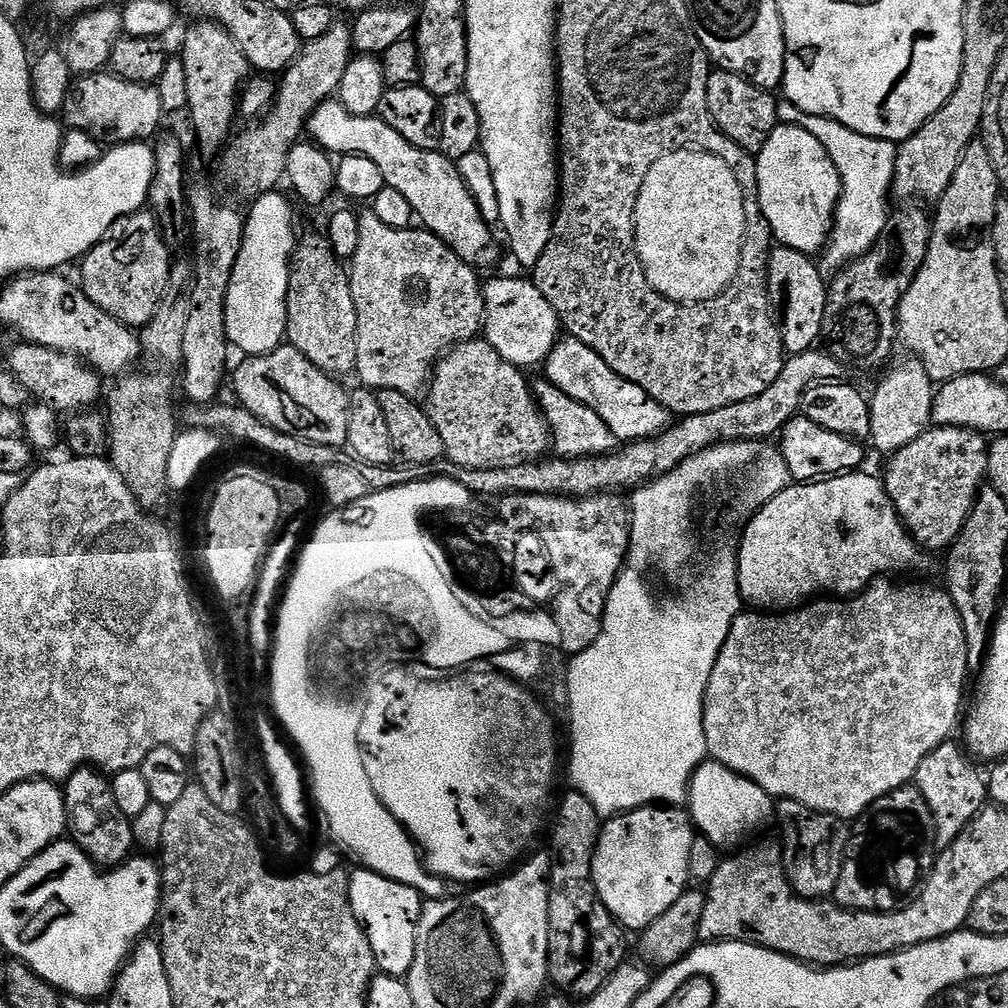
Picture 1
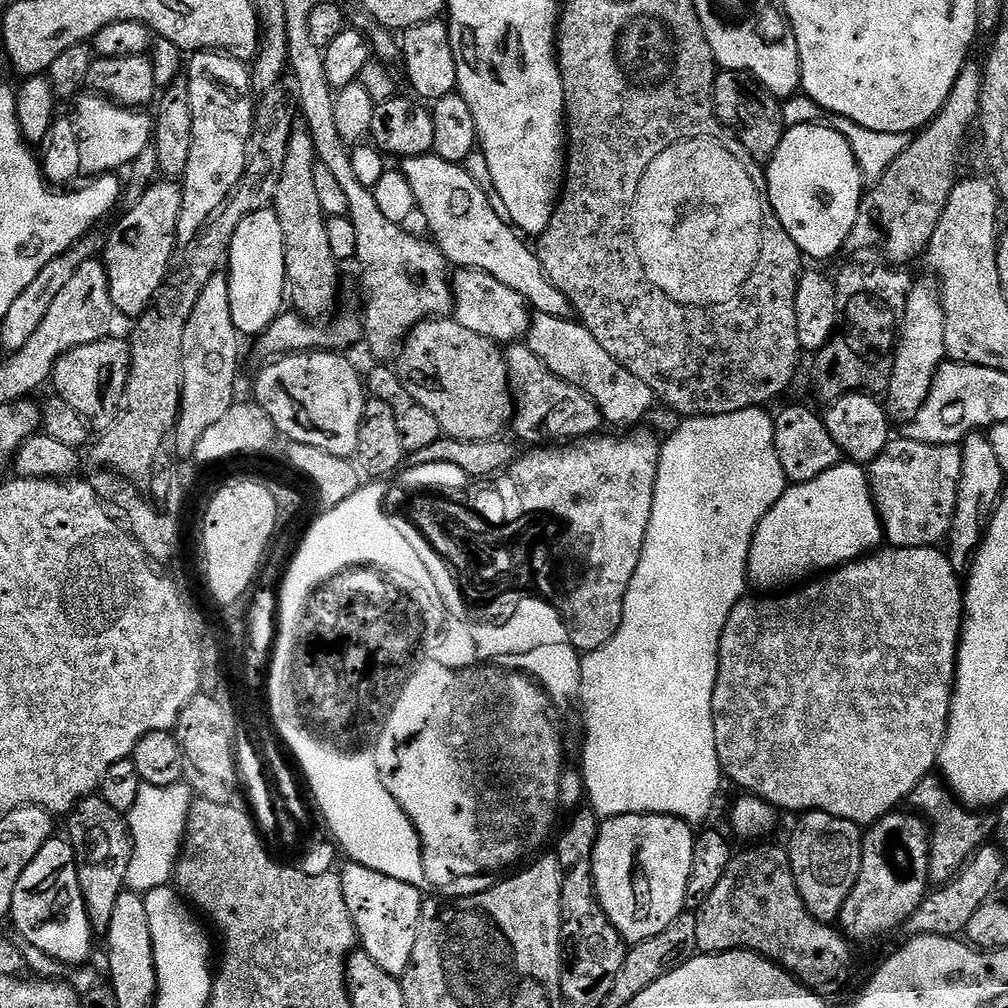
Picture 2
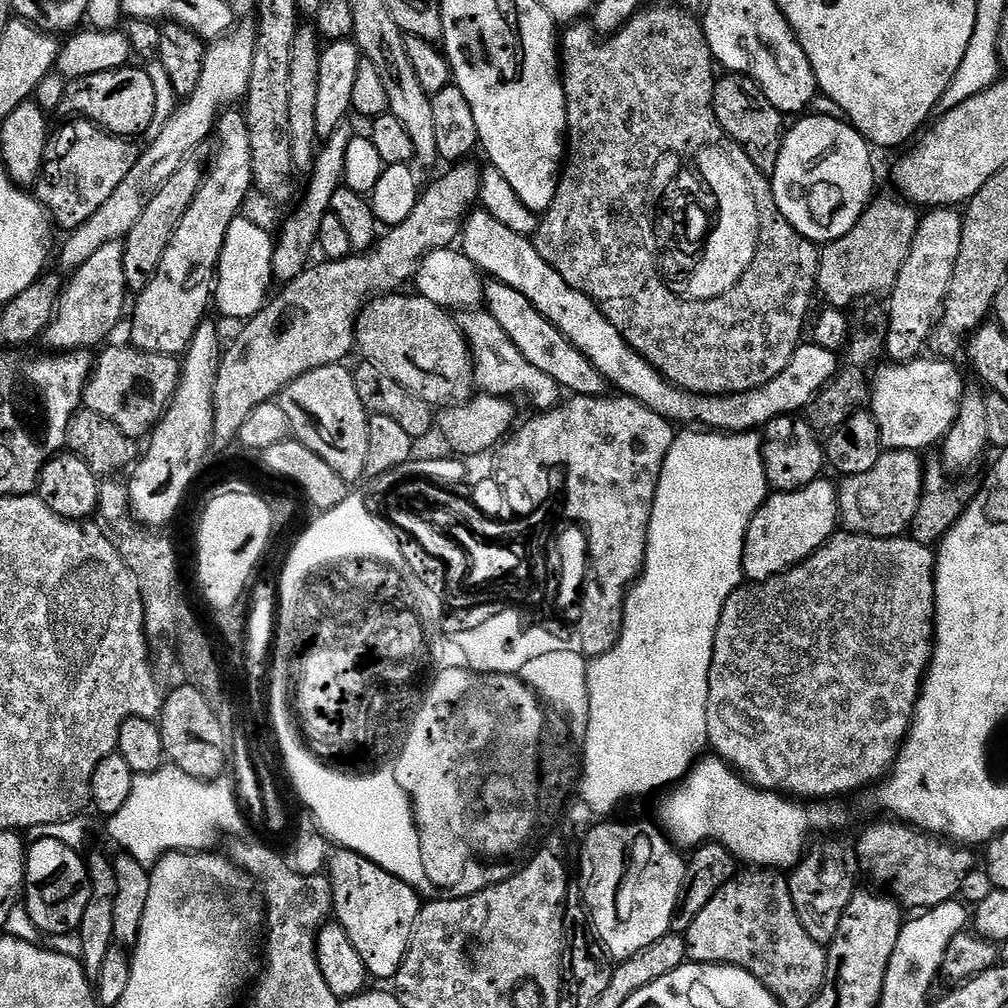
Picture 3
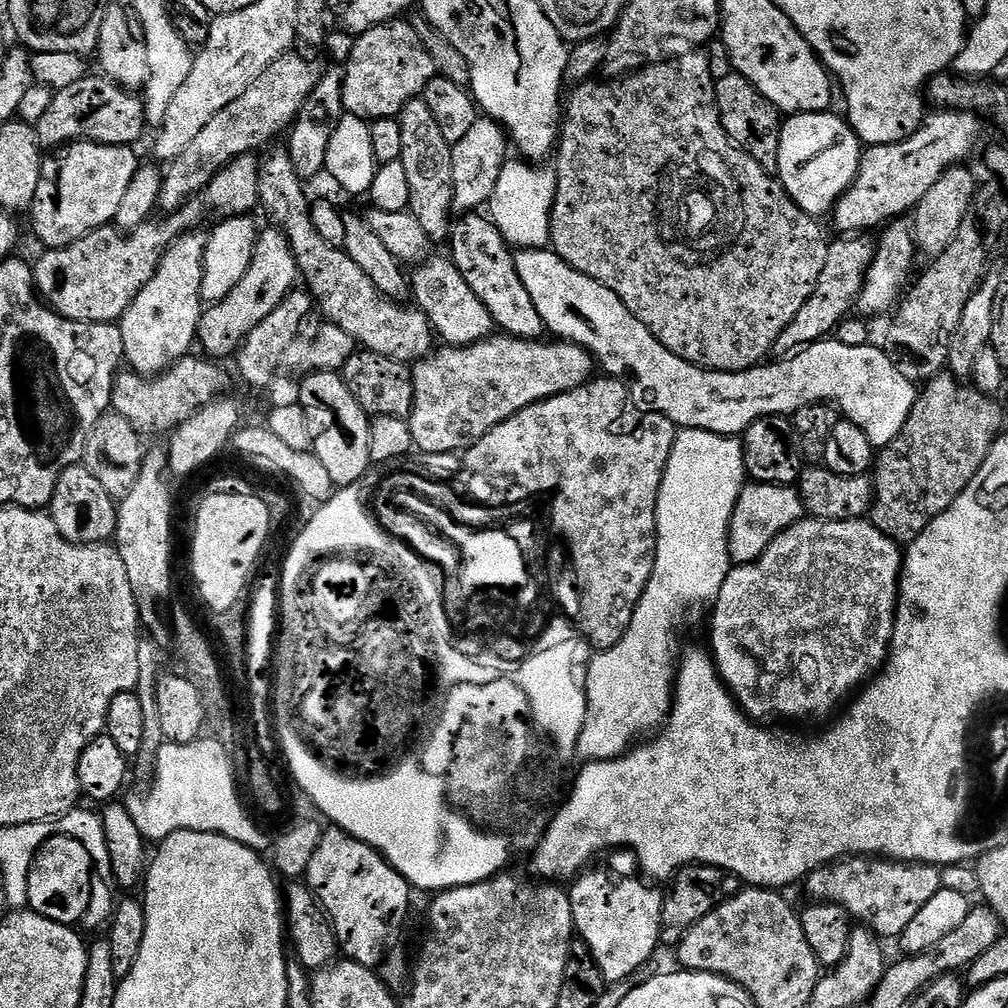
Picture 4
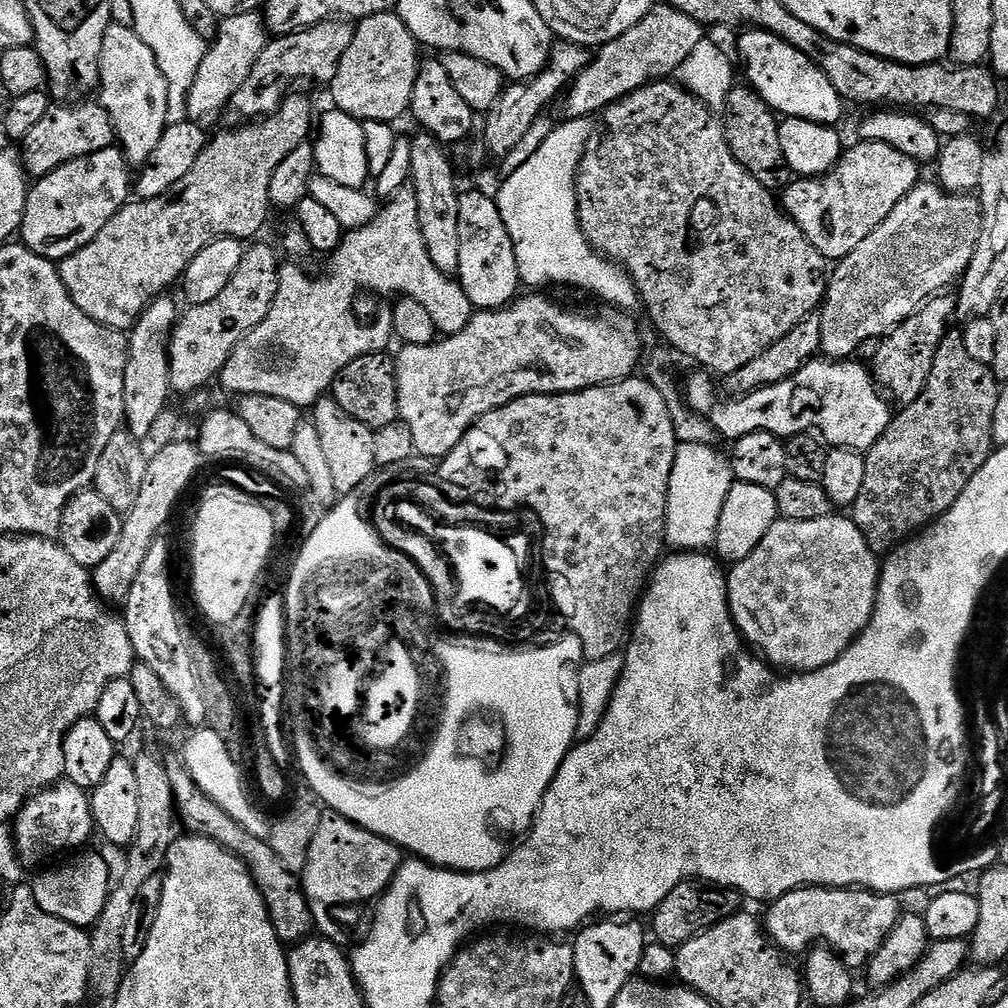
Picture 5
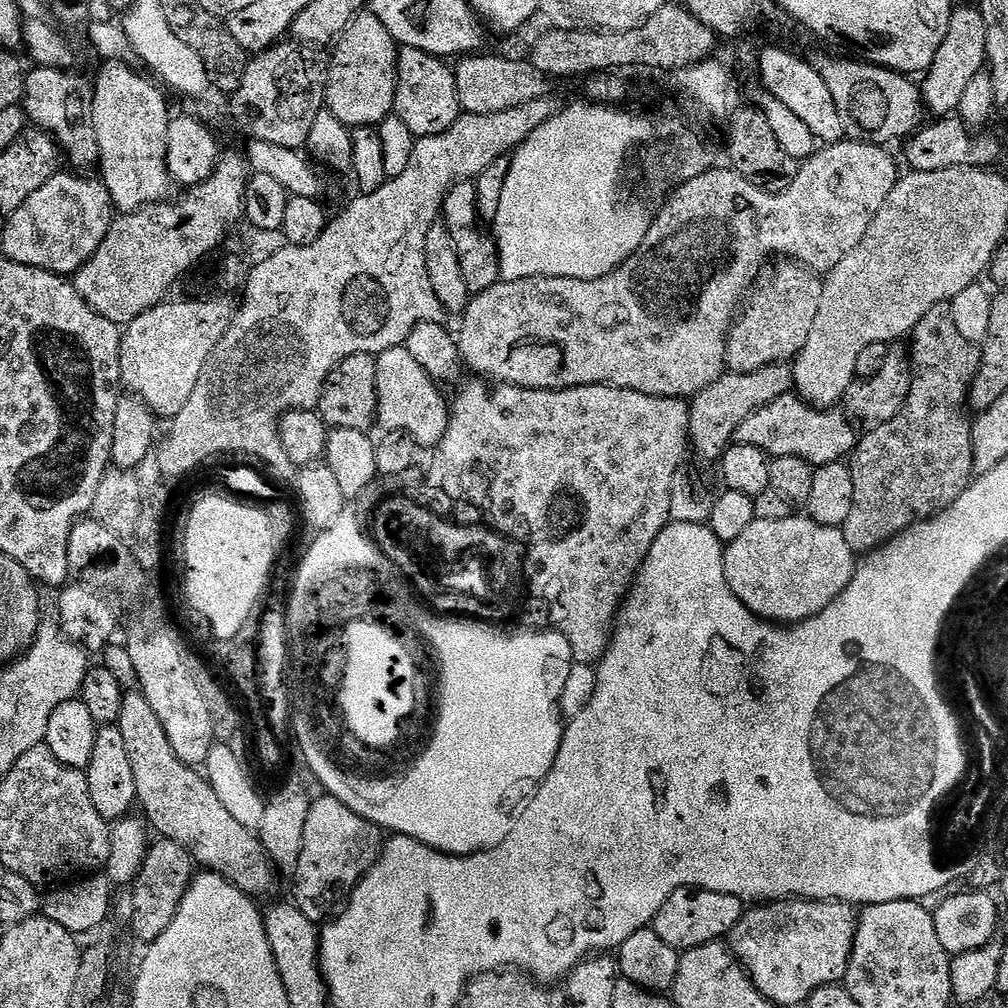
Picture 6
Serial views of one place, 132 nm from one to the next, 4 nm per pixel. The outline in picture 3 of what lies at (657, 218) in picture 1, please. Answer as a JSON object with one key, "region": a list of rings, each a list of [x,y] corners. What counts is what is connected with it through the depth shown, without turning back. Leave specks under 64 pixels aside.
{"region":[[[702,150],[696,156],[703,168],[706,182],[710,182],[720,198],[721,217],[717,220],[715,235],[705,253],[702,253],[695,267],[687,274],[686,287],[692,298],[708,297],[722,293],[740,276],[745,264],[752,257],[756,238],[756,217],[758,208],[749,195],[743,174],[738,170],[740,164],[729,154],[719,154],[717,150]]]}

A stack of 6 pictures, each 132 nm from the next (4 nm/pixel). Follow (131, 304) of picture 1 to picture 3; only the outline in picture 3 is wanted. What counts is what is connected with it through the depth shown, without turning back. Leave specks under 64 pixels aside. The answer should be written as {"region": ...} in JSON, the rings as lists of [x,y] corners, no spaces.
{"region":[[[189,158],[185,164],[178,166],[177,172],[170,177],[170,182],[166,182],[166,186],[162,186],[162,190],[154,194],[150,206],[142,210],[142,218],[138,218],[138,222],[134,222],[134,226],[128,231],[123,241],[124,277],[133,293],[139,294],[158,270],[162,262],[162,254],[166,254],[166,246],[178,222],[182,222],[182,214],[190,210],[190,202],[194,202],[194,194],[198,194],[205,175],[205,165],[200,165],[196,158]]]}

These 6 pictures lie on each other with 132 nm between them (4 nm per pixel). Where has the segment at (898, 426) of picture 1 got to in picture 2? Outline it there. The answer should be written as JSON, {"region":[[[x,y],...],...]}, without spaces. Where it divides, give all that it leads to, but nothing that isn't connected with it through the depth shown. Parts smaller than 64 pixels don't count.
{"region":[[[913,283],[900,317],[900,330],[896,351],[892,357],[892,373],[886,393],[886,407],[893,421],[907,422],[918,414],[922,402],[928,397],[937,370],[945,363],[945,338],[944,307],[940,305],[939,291],[933,285],[931,288],[928,284]]]}

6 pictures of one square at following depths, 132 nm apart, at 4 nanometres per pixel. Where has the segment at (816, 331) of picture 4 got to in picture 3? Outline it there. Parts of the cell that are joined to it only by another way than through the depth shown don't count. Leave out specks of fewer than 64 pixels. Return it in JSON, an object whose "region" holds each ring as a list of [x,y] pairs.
{"region":[[[895,195],[892,196],[884,196],[880,201],[877,199],[875,202],[869,203],[850,231],[842,234],[842,238],[829,240],[820,248],[820,269],[816,287],[819,295],[821,297],[824,295],[823,303],[825,305],[848,310],[857,302],[864,302],[869,298],[891,296],[894,282],[898,282],[898,274],[902,274],[902,266],[910,254],[910,246],[914,246],[914,234],[918,230],[921,217],[921,213],[913,205],[901,202]]]}

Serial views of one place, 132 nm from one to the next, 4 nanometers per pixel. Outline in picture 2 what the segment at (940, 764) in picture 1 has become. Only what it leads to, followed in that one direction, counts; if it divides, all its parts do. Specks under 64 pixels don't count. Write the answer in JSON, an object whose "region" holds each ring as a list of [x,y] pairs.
{"region":[[[924,779],[912,791],[910,804],[913,804],[911,807],[917,813],[923,814],[930,821],[932,849],[928,855],[928,875],[937,885],[941,885],[954,879],[973,854],[993,839],[994,824],[984,817],[987,815],[969,810],[965,805],[954,802],[953,797],[946,791],[945,785],[939,779],[936,779],[937,781],[932,779]]]}

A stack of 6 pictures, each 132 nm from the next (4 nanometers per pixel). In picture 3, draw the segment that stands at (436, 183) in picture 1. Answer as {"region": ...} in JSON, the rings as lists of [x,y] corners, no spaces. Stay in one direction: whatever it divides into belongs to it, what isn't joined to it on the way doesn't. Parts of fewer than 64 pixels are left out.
{"region":[[[476,210],[465,219],[462,233],[462,251],[464,255],[470,258],[470,262],[476,264],[476,267],[480,269],[481,273],[487,274],[491,279],[501,280],[506,286],[514,286],[514,290],[518,290],[518,294],[526,294],[526,298],[530,298],[532,305],[535,306],[578,351],[586,354],[588,361],[599,370],[604,376],[605,381],[607,381],[611,387],[612,384],[616,387],[613,389],[615,389],[617,393],[632,397],[632,399],[637,400],[638,403],[645,404],[647,408],[654,410],[654,414],[664,416],[667,420],[671,420],[677,425],[684,424],[680,426],[700,425],[705,429],[715,430],[717,432],[740,432],[763,429],[764,425],[769,424],[774,418],[790,416],[807,409],[817,393],[820,392],[820,389],[823,388],[838,371],[837,353],[826,350],[817,344],[804,342],[801,343],[799,348],[794,350],[794,354],[790,358],[786,370],[782,370],[782,374],[778,374],[778,378],[770,378],[770,382],[766,382],[754,390],[735,392],[729,396],[699,396],[693,392],[687,392],[687,390],[678,387],[676,384],[672,384],[647,358],[639,356],[636,351],[628,345],[626,338],[622,338],[622,334],[618,334],[618,330],[614,330],[614,326],[604,317],[600,307],[598,307],[586,293],[571,288],[562,278],[562,274],[558,274],[558,270],[554,270],[540,257],[535,243],[533,243],[529,237],[520,236],[514,230],[502,226],[502,222],[498,222],[498,218],[494,218],[490,213],[483,210]]]}

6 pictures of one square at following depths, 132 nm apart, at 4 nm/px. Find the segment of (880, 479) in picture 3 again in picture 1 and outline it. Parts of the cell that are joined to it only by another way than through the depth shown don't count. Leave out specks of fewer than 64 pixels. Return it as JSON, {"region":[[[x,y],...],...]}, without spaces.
{"region":[[[929,427],[910,446],[902,446],[902,450],[891,453],[887,457],[888,469],[882,473],[884,489],[888,492],[890,502],[898,510],[900,520],[912,533],[912,539],[921,549],[947,549],[958,538],[966,518],[976,501],[982,485],[988,475],[988,445],[985,433],[975,432],[973,428],[941,428]]]}

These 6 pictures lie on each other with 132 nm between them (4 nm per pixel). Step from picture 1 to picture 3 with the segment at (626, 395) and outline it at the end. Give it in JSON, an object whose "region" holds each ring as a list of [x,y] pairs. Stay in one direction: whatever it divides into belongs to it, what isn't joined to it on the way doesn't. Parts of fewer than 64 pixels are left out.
{"region":[[[489,279],[484,285],[483,307],[506,330],[506,338],[522,350],[526,362],[530,366],[538,366],[542,374],[554,378],[561,389],[578,396],[602,396],[606,392],[604,376],[586,358],[586,354],[578,351],[556,327],[541,314],[526,298],[526,294],[518,294],[514,286],[506,286],[501,280]]]}

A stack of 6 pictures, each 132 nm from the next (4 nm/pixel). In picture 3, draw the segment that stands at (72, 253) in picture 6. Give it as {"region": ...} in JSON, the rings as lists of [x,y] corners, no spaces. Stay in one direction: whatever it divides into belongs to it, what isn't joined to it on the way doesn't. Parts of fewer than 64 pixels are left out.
{"region":[[[72,118],[65,124],[57,136],[55,133],[34,195],[57,225],[71,230],[82,226],[118,190],[122,178],[134,170],[141,149],[135,148],[131,139],[113,136],[89,120]]]}

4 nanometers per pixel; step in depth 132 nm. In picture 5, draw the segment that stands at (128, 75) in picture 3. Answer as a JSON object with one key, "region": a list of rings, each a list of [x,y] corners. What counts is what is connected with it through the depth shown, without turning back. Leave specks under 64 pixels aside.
{"region":[[[100,103],[50,106],[46,110],[46,115],[38,121],[34,130],[30,130],[30,134],[26,134],[22,142],[24,169],[28,171],[29,177],[42,178],[58,170],[58,166],[66,166],[66,162],[74,162],[78,158],[98,154],[116,143],[114,122],[110,122],[110,114],[106,114]]]}

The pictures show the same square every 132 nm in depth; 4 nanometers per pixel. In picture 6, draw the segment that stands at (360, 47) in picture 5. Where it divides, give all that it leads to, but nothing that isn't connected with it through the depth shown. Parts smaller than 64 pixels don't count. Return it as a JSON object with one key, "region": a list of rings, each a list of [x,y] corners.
{"region":[[[371,10],[361,12],[354,22],[336,41],[332,52],[332,64],[327,65],[328,87],[326,89],[326,108],[337,116],[343,124],[347,124],[349,129],[370,128],[380,125],[387,116],[393,115],[396,107],[396,57],[398,55],[398,45],[396,39],[386,30],[382,22]]]}

